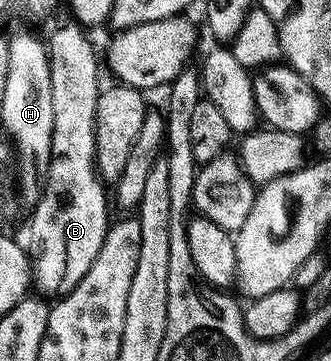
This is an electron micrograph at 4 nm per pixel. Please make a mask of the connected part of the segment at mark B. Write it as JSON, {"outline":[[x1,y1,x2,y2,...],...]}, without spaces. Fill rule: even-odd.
{"outline":[[67,20,45,38,49,84,53,84,53,142,39,199,30,207,27,235,21,238,31,258,34,289,43,296,62,296,79,283,81,276,89,272,89,264,97,260,109,225,109,190,95,169,95,112,101,89,101,62,95,59,87,34,78,22]]}

